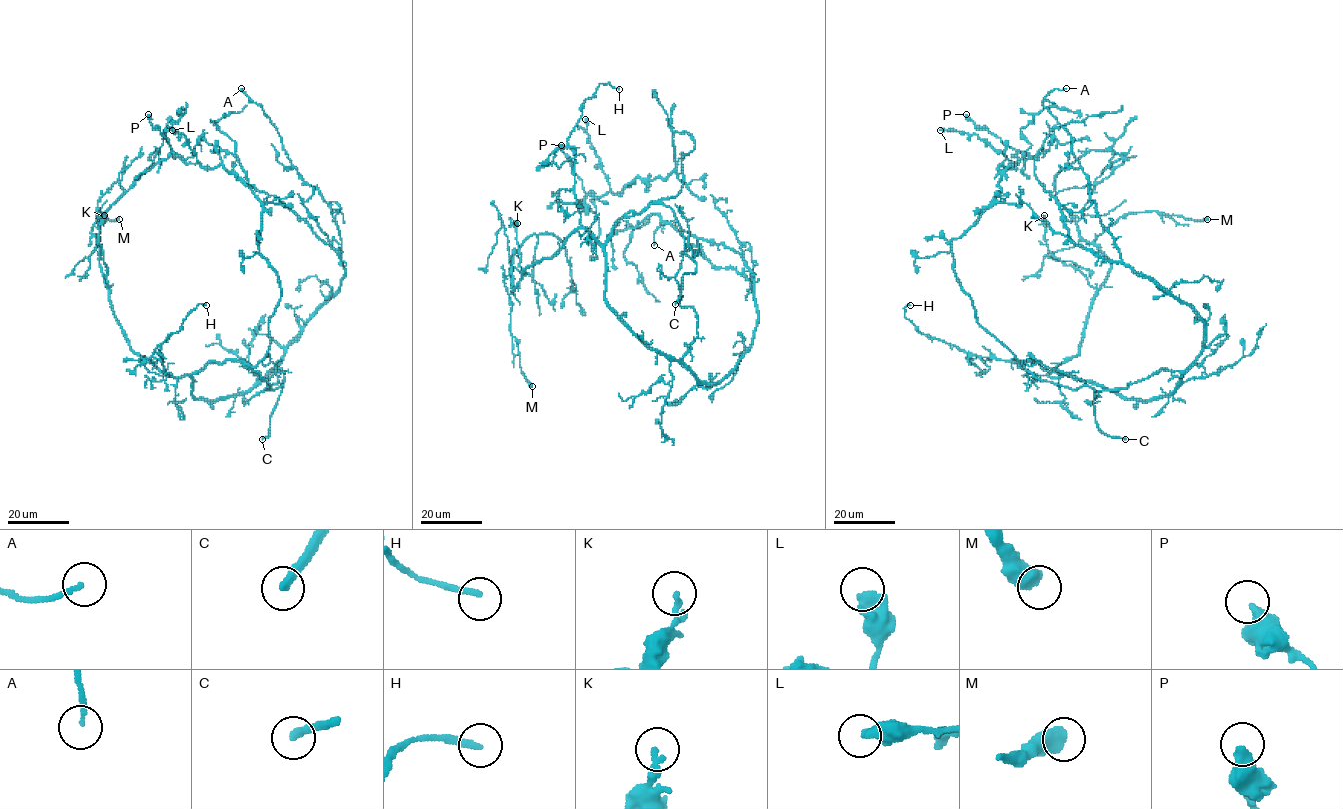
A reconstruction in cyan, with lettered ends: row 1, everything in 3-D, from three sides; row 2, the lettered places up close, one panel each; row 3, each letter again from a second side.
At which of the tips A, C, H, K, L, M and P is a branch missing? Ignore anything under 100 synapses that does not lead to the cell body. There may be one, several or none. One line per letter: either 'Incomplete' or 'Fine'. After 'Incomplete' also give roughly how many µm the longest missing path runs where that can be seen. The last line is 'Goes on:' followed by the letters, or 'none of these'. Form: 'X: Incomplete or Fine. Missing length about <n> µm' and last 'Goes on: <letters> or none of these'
A: Fine
C: Incomplete. Missing length about 20 µm
H: Fine
K: Fine
L: Fine
M: Fine
P: Fine
Goes on: C

